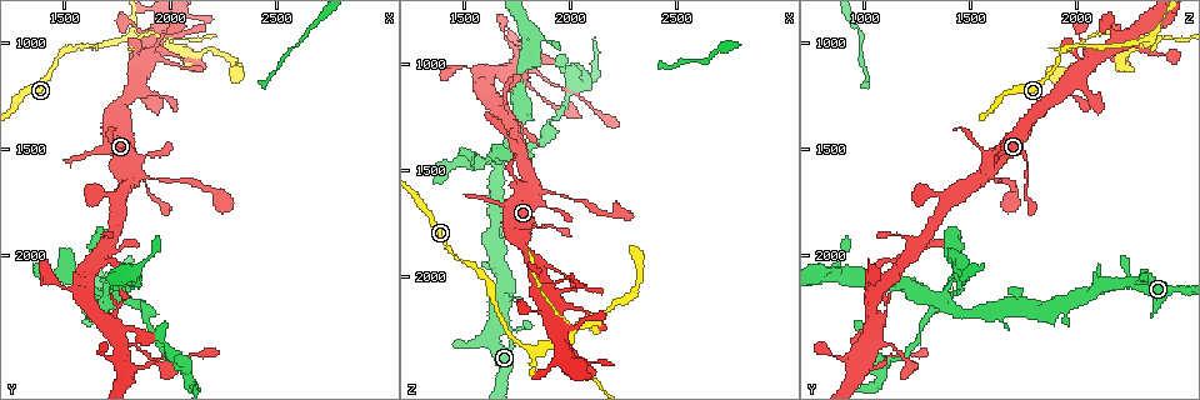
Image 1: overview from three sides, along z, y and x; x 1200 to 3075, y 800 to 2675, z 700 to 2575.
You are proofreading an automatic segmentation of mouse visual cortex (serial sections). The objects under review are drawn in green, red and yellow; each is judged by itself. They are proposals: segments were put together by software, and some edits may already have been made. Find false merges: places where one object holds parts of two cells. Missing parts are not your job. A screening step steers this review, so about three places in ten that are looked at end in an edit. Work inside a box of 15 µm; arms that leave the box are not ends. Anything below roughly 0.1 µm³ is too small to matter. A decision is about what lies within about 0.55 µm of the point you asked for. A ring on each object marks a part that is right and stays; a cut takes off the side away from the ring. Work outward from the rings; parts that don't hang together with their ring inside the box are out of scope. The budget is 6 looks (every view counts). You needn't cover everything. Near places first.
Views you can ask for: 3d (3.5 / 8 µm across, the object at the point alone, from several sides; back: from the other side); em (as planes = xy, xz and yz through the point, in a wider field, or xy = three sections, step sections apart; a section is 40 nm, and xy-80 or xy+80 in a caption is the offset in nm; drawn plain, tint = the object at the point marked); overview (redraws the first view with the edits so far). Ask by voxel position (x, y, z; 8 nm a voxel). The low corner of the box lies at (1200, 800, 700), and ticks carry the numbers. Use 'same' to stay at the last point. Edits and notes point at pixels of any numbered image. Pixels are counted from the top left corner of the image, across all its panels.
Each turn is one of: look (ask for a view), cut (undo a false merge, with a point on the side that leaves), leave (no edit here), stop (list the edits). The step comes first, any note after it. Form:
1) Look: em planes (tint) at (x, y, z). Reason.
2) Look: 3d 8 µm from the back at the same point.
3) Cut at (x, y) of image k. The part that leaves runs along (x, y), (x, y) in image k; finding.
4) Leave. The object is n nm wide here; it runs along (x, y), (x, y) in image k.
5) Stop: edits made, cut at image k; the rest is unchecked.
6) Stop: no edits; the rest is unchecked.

Look: 3d 8 µm at (1930, 1650, 1610). Sudden change in width.

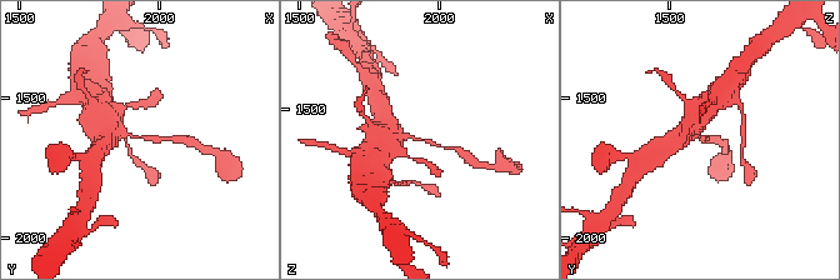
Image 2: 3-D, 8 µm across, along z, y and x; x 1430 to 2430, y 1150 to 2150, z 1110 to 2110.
Look: em xy step 5 (tint) at (1920, 1640, 1610).

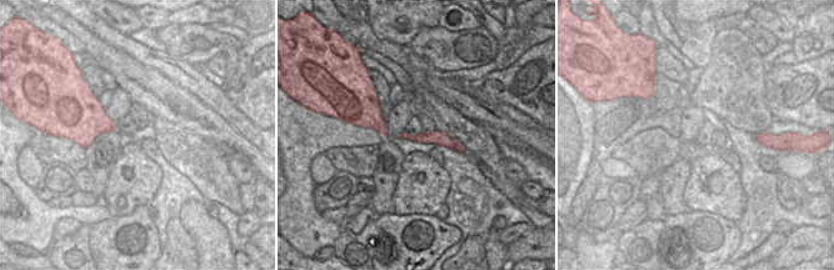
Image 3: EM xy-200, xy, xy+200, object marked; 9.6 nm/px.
Leave. Continuous, no second cell.

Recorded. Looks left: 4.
Look: 3d 3.5 µm from the back at (1720, 2190, 1360). Small branch off a trunk.

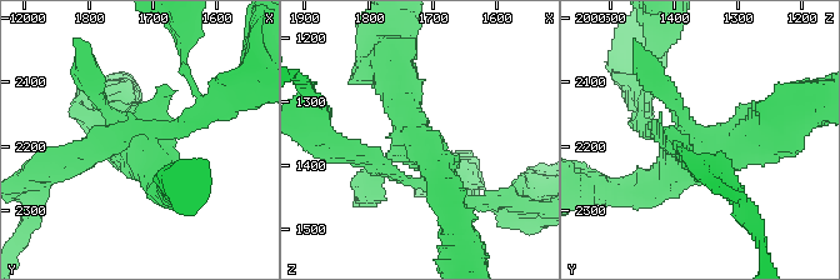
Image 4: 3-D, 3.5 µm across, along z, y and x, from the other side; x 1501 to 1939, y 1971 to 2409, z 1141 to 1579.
Look: em xy step 5 (tint) at (1725, 2190, 1365).

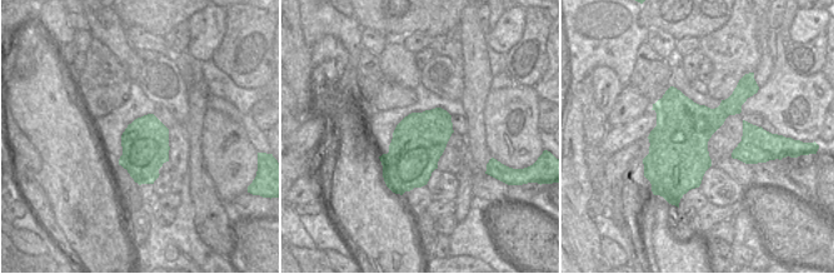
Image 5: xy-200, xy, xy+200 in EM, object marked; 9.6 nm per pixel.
Cut at (361, 159) of image 4. The object is 500 nm wide here; the part that leaves runs along (151, 139), (213, 108), (183, 70) in image 4; two cells meet here.

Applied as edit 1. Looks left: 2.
Stop: edits made, cut at image 4; the rest is unchecked.

